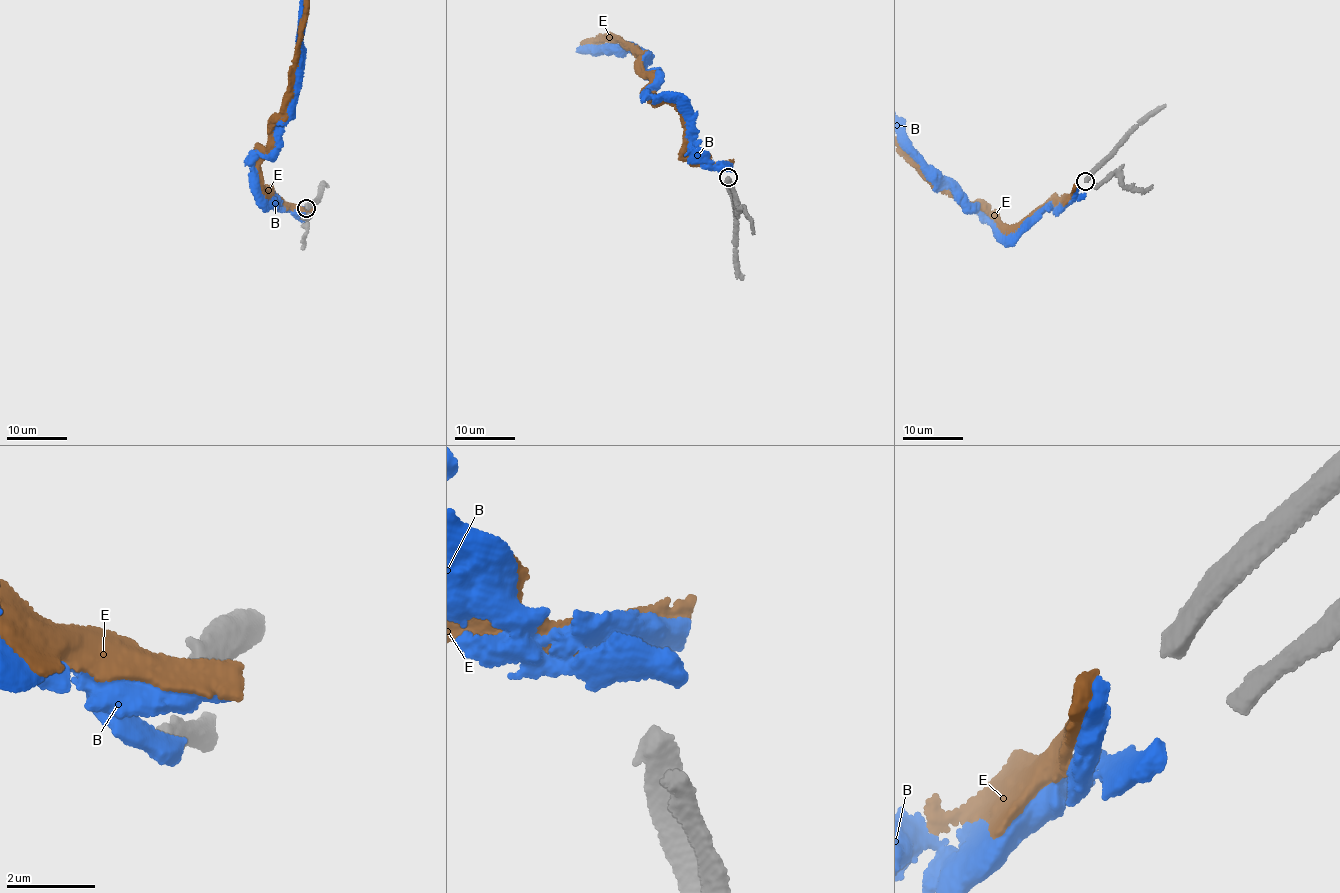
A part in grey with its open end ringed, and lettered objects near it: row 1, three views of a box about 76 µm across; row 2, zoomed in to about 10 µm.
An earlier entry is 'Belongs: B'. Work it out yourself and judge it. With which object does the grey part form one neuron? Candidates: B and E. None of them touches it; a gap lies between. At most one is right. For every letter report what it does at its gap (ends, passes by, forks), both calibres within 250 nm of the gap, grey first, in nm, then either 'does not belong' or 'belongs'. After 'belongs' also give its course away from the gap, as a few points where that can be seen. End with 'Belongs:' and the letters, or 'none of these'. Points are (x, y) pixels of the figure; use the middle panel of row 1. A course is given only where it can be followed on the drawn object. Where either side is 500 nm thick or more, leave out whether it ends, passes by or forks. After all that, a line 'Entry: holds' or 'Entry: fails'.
B: 480/550 nm | belongs
E: 480/500 nm | does not belong
Belongs: B
Entry: holds

